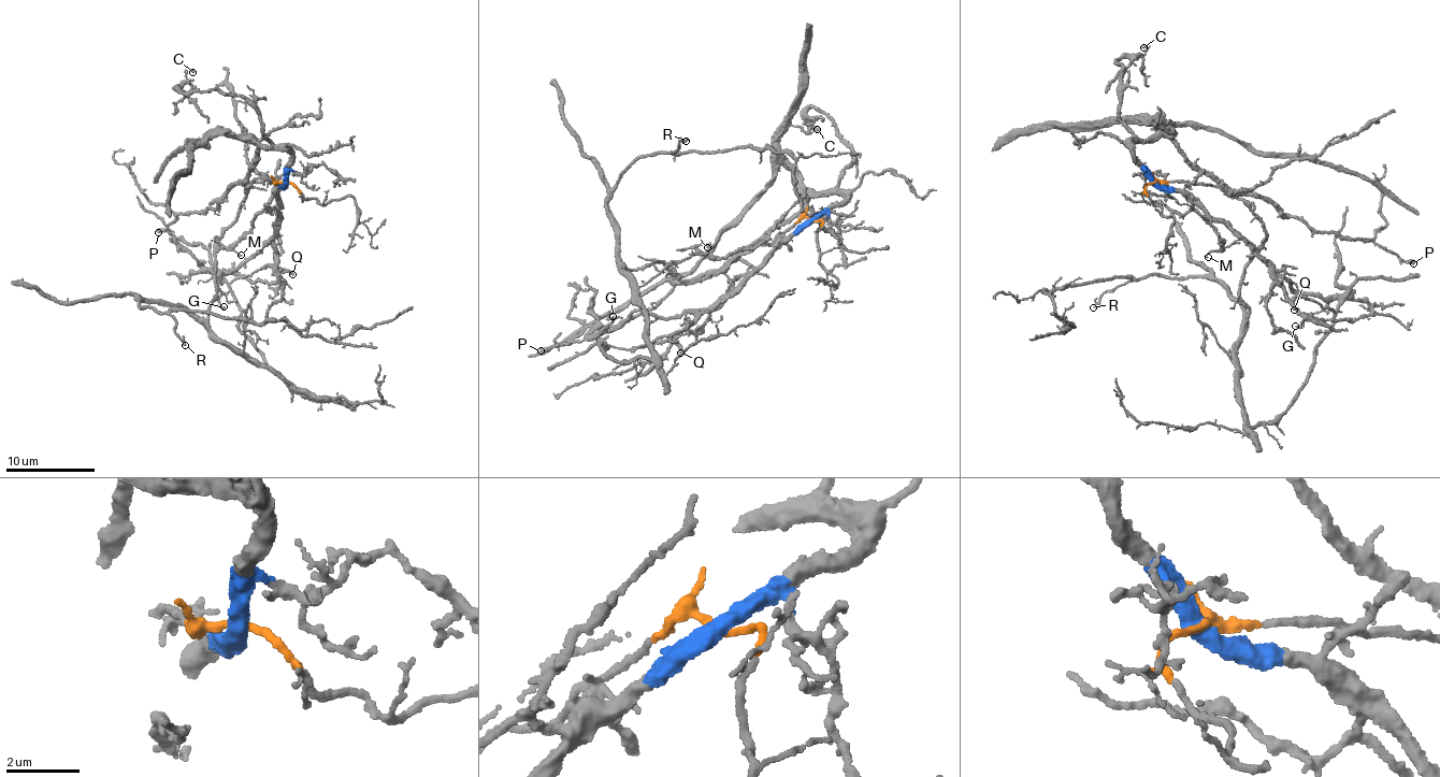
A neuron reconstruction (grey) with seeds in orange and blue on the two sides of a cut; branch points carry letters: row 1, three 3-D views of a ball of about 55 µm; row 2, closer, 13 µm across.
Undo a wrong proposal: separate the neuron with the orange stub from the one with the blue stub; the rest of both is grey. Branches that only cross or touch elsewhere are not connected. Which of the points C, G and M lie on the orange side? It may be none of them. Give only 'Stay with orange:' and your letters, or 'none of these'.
Stay with orange: none of these

